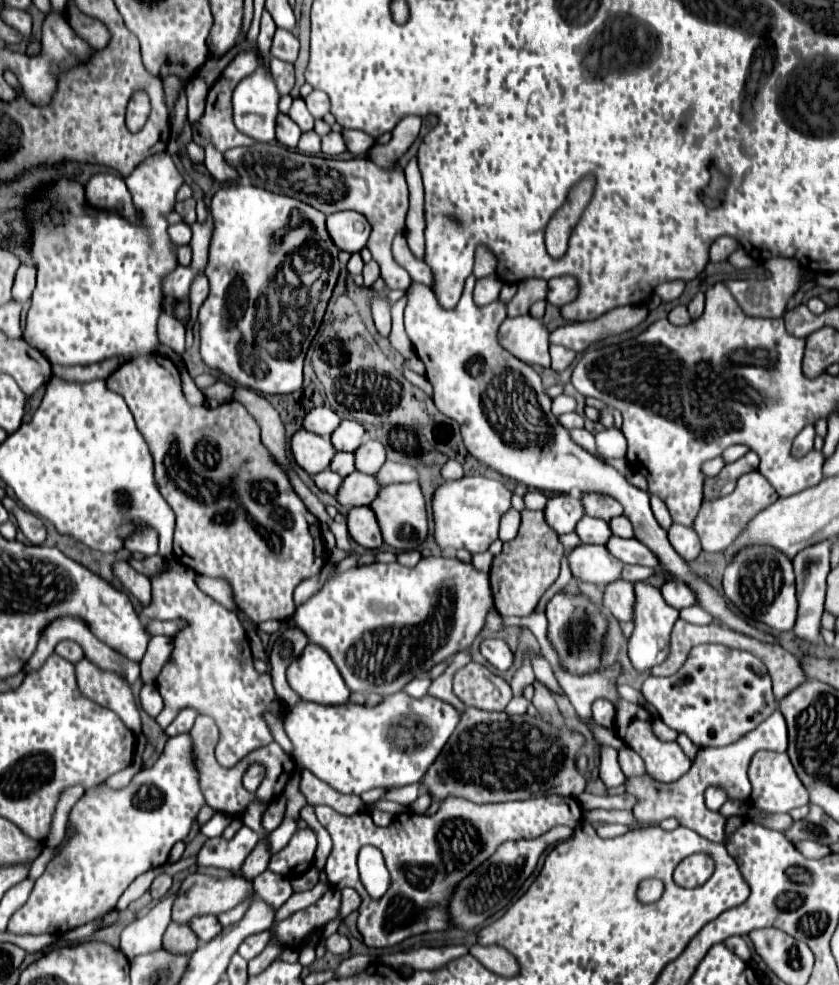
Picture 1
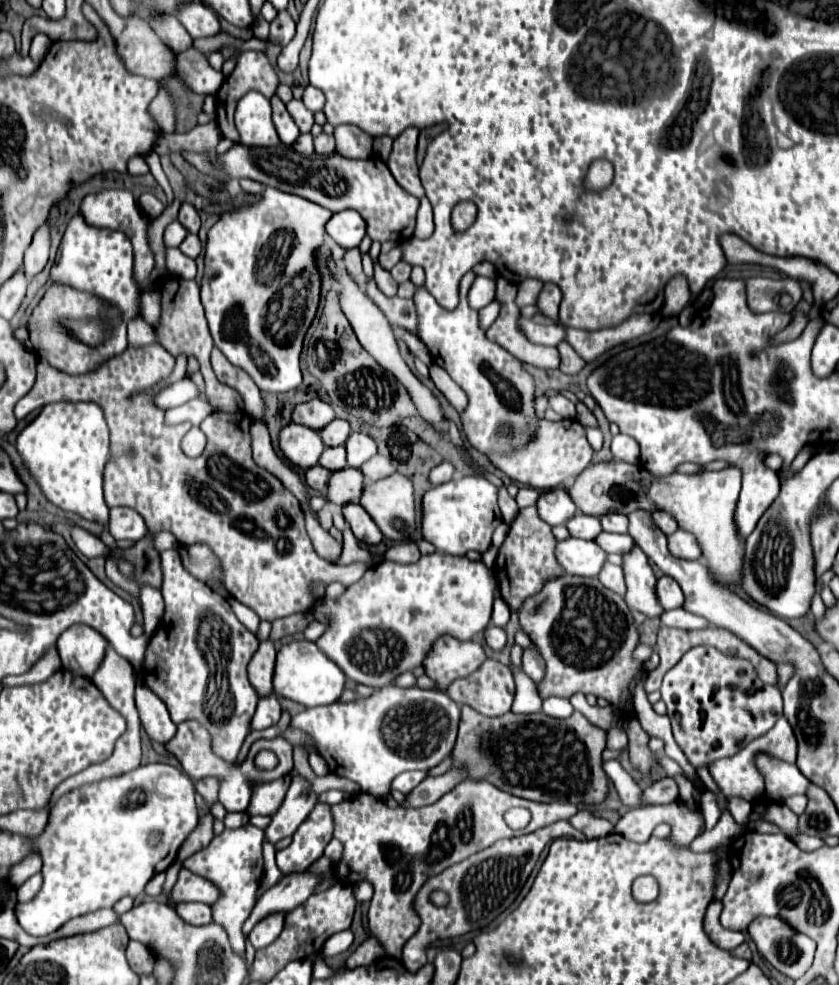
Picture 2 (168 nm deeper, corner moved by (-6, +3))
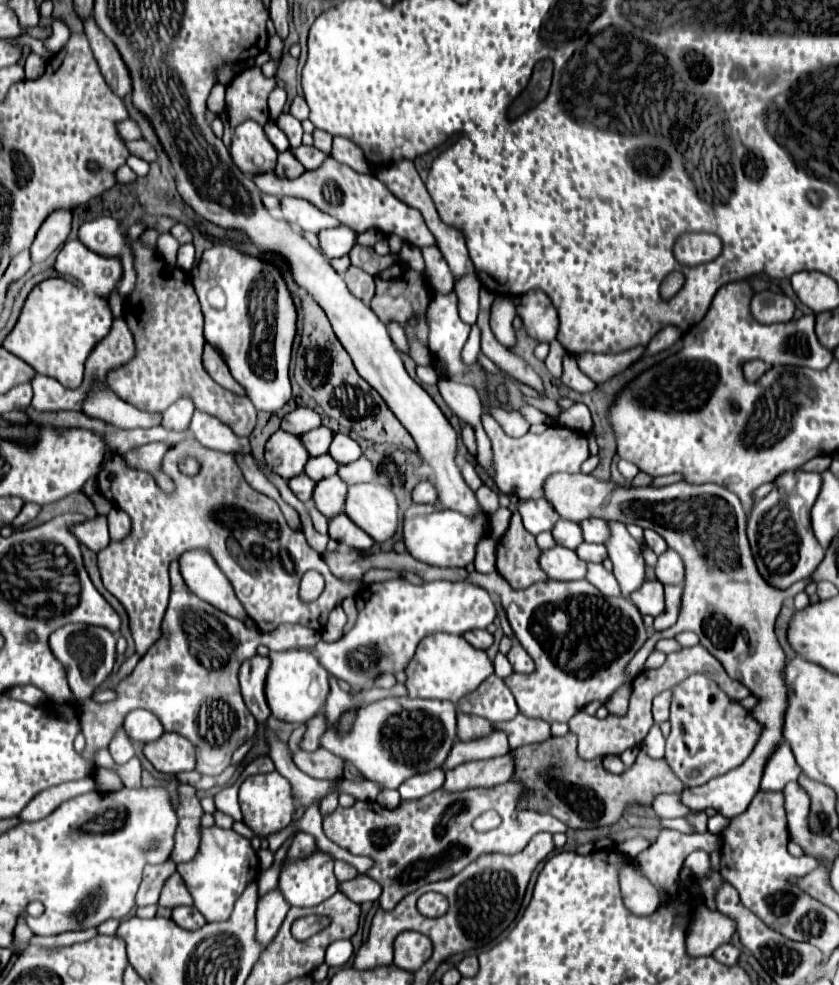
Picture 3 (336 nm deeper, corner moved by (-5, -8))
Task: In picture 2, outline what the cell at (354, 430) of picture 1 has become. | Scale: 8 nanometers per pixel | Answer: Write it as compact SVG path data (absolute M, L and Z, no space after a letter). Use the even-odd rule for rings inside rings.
M333 419L321 433L325 445L345 445L351 433L351 425L345 419Z

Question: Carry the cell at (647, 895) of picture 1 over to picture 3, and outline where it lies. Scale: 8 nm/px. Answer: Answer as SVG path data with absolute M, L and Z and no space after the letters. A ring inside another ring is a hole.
M634 864L620 868L620 890L624 906L636 916L650 916L660 906L658 890Z

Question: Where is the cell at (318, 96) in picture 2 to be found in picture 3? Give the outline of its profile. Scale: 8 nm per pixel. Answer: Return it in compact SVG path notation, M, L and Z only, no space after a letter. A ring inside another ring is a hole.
M296 96L296 98L292 100L290 114L292 114L292 116L296 116L298 120L304 120L304 118L308 118L308 104L306 104L306 100L304 100L302 96Z

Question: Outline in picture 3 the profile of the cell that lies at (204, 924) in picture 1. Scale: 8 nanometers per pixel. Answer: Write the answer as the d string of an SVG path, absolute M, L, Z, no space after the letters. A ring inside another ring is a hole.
M180 906L180 908L174 908L172 910L172 920L180 926L180 928L186 928L186 930L198 930L206 924L204 916L192 908L192 906Z

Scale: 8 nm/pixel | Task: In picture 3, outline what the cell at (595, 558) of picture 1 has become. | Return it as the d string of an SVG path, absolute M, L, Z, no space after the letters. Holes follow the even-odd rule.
M554 546L540 554L540 568L552 580L582 580L586 576L586 562L574 550Z

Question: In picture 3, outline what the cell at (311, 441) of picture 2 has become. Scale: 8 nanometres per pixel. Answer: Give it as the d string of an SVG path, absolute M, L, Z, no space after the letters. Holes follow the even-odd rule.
M278 430L266 442L264 458L266 458L266 464L272 472L282 476L284 480L290 480L290 478L304 472L304 464L308 462L310 456L298 436Z

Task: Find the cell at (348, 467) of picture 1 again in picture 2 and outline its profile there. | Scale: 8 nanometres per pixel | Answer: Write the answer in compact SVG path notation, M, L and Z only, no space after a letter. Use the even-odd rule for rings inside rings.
M327 447L325 453L321 455L319 465L337 471L337 469L345 469L347 467L347 453L345 447Z

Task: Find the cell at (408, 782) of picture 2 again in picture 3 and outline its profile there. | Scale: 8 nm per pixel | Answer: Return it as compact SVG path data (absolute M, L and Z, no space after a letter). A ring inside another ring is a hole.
M436 768L436 772L424 772L424 776L410 776L408 780L404 780L404 784L400 784L398 792L404 800L416 800L434 792L442 784L444 784L444 770Z

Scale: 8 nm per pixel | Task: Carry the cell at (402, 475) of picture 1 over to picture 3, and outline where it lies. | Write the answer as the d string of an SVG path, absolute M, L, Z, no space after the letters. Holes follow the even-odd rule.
M366 456L360 460L354 460L352 464L342 464L338 468L338 476L350 486L350 484L360 484L360 482L374 482L374 468Z

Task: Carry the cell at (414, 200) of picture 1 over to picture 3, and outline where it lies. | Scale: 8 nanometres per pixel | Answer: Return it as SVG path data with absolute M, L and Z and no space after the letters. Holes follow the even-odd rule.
M436 246L422 248L422 256L426 260L426 280L436 290L436 294L452 292L452 272L448 272L448 264L444 264L444 256L440 256L440 250Z

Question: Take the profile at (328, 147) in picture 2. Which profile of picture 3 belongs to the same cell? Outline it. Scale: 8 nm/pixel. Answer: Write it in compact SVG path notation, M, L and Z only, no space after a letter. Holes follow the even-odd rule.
M298 146L298 148L290 148L290 152L296 156L296 160L300 160L300 164L304 164L306 170L318 168L318 166L324 162L324 158L326 158L326 154L320 152L320 150L316 150L314 146Z

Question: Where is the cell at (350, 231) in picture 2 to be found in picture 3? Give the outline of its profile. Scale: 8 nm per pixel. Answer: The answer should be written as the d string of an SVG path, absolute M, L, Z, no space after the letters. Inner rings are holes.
M340 226L332 230L320 230L318 240L320 240L322 254L332 260L332 258L346 256L352 250L356 242L356 234L348 226Z

